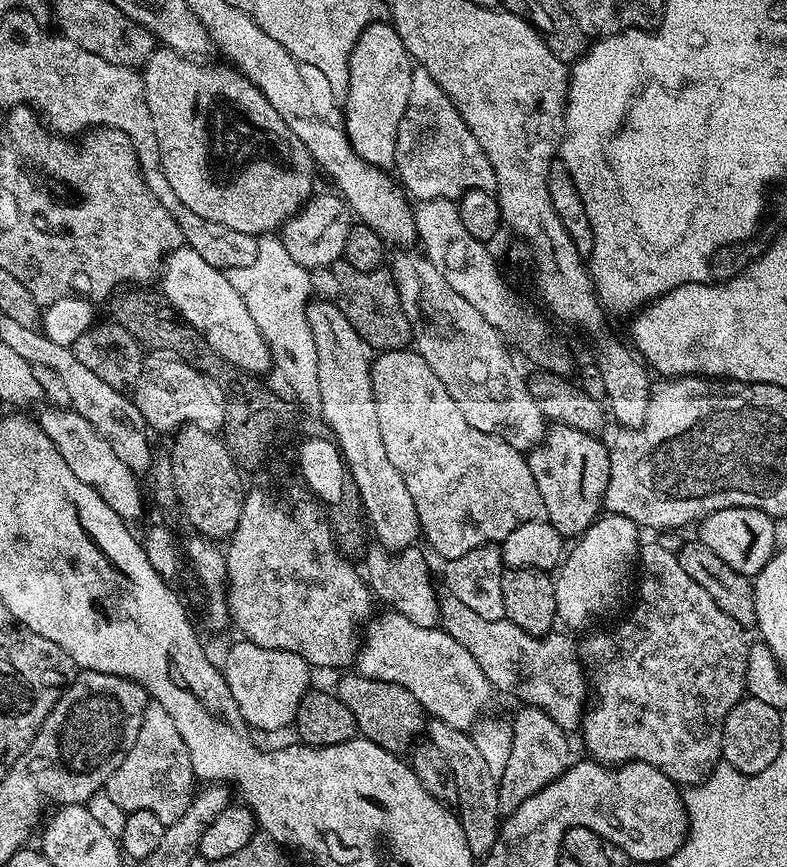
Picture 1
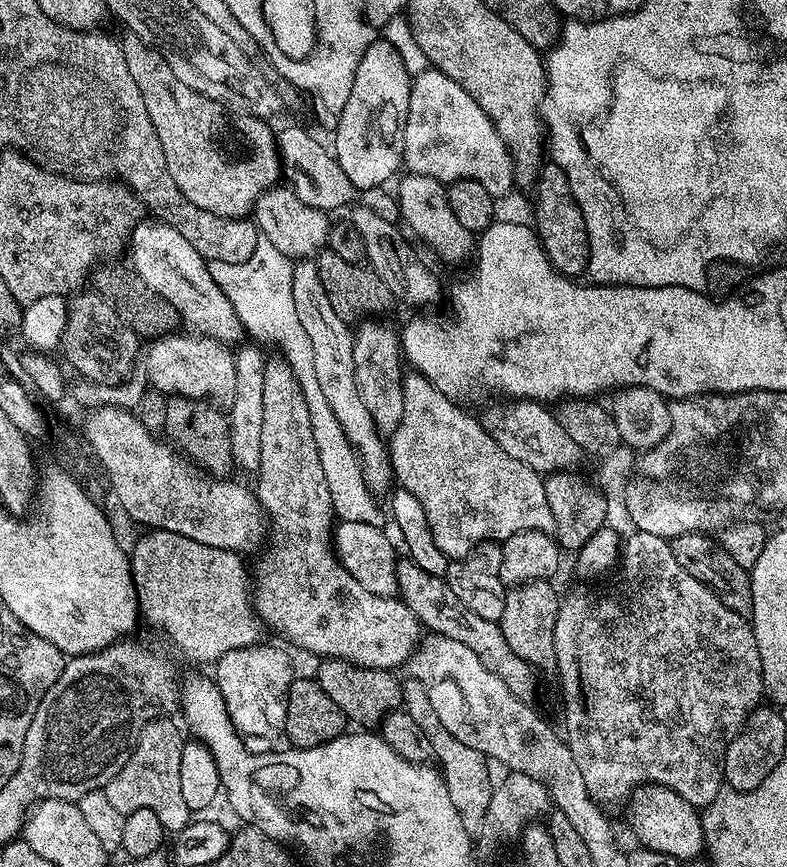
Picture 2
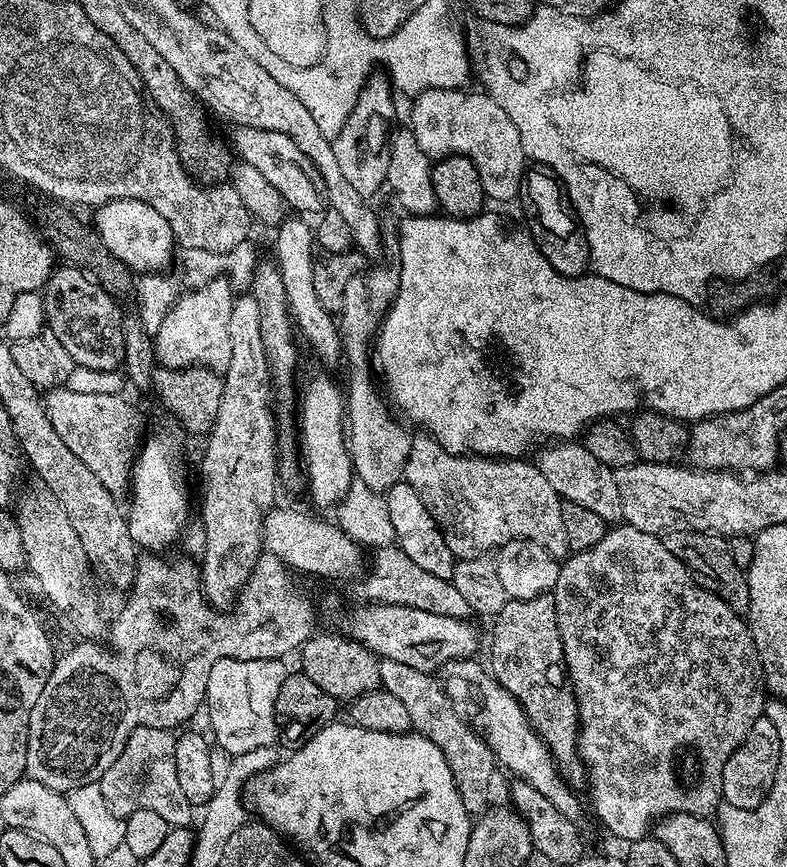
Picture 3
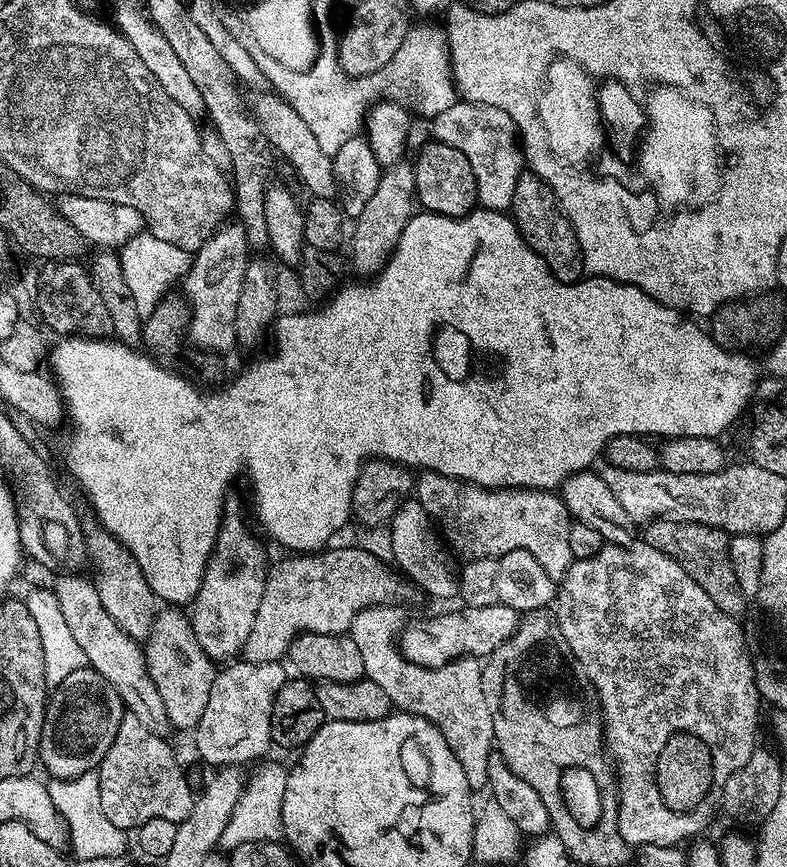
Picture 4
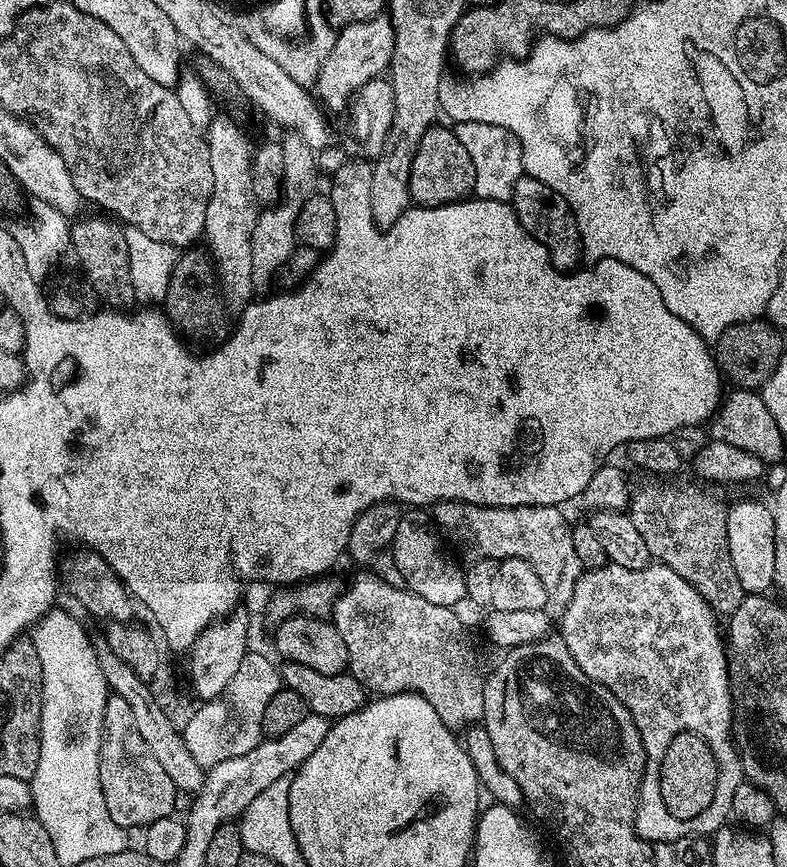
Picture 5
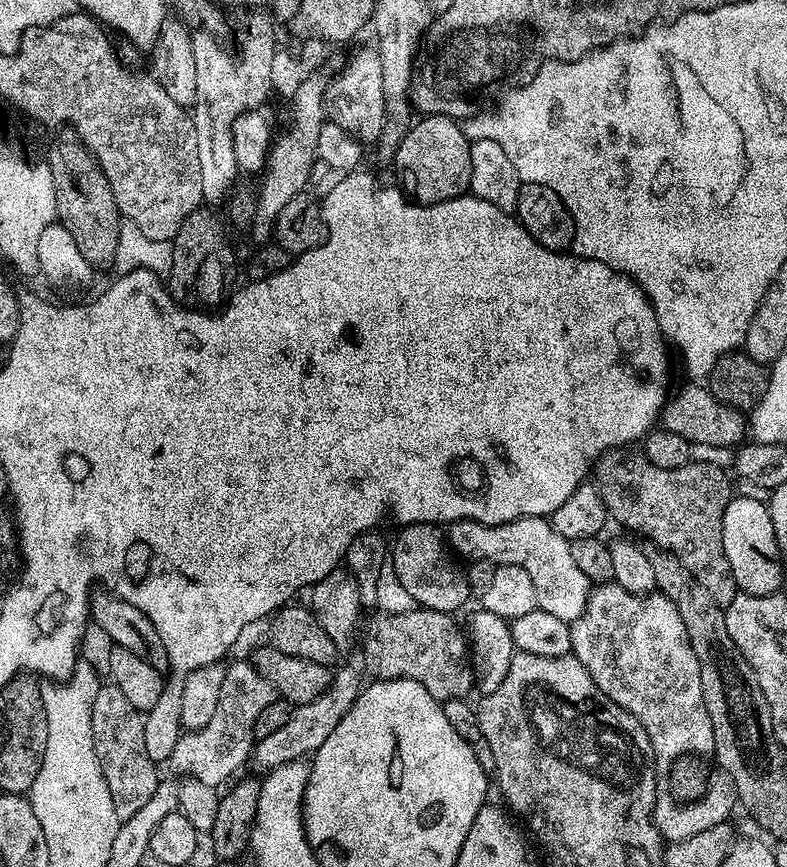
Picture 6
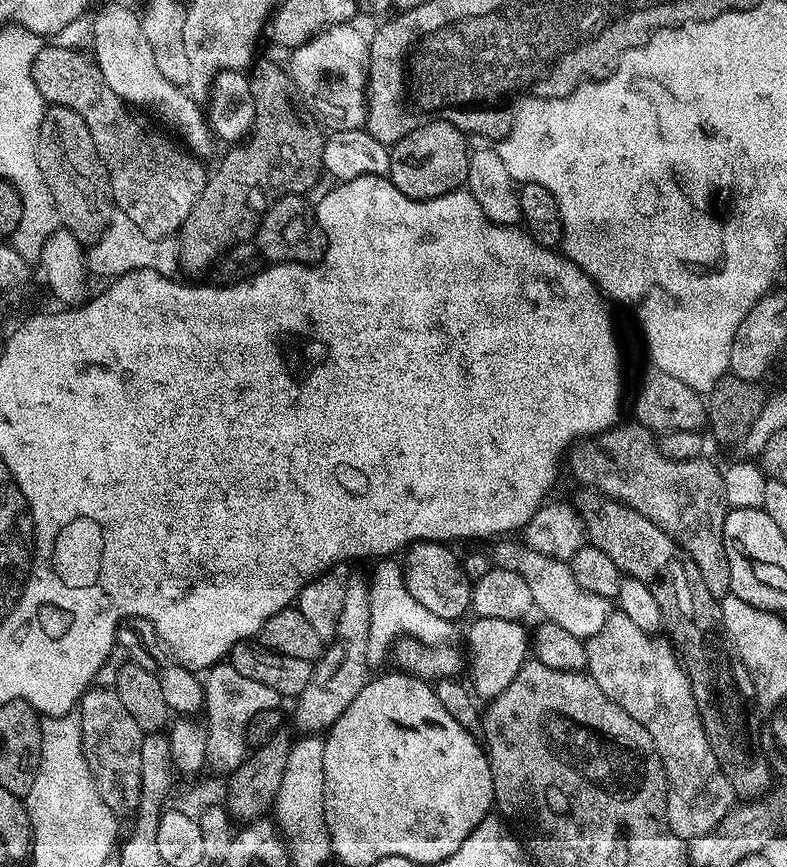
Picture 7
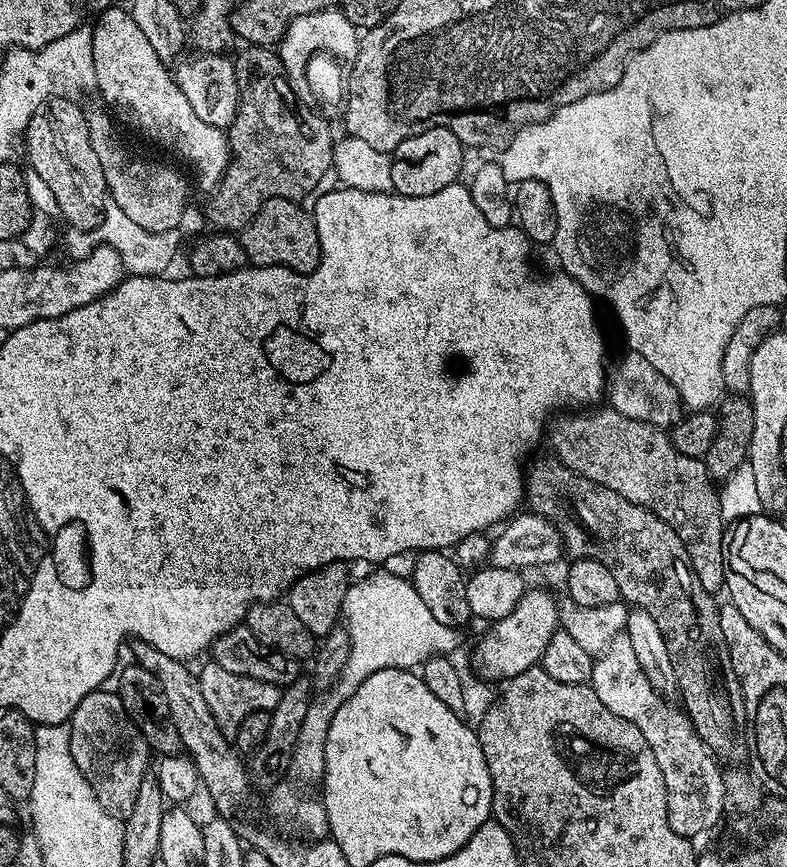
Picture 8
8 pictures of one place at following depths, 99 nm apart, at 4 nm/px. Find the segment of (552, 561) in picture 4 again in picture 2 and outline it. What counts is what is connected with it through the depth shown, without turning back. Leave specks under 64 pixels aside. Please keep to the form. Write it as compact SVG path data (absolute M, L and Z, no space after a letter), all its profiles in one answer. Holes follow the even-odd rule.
M412 370L403 382L402 418L387 441L388 457L392 460L395 483L422 502L438 550L446 557L459 558L467 556L478 544L503 542L519 532L554 533L554 514L550 514L550 502L546 502L545 477L526 466L526 462L510 458L477 417L475 420L470 413L463 412L457 401L446 398L425 376Z

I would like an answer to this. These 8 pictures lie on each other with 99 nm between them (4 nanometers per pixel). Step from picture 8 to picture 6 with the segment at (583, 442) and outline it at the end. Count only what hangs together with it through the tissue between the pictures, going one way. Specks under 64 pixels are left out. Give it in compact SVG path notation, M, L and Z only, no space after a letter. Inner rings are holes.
M632 446L612 448L601 454L594 465L594 483L600 491L605 513L611 519L613 516L622 527L629 528L632 532L641 532L646 539L653 540L659 551L678 558L678 562L682 562L682 566L686 566L686 570L694 574L706 594L710 594L710 598L714 598L714 602L721 606L734 602L738 591L734 582L734 570L730 570L730 562L726 562L726 550L722 546L722 514L726 514L726 506L734 495L728 475L725 469L718 466L691 462L678 469L662 470L661 467L654 466L643 451Z

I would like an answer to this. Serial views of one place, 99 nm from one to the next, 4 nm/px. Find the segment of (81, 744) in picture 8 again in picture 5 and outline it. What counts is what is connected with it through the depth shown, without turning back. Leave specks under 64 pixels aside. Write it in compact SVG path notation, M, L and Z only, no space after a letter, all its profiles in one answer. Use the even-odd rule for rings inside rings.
M115 694L109 695L102 719L100 781L106 810L110 810L110 818L114 818L119 828L140 830L177 811L178 793L174 782L170 782L170 774L162 770L162 762L154 758L154 750L150 750L146 738L138 732L138 722L130 702Z

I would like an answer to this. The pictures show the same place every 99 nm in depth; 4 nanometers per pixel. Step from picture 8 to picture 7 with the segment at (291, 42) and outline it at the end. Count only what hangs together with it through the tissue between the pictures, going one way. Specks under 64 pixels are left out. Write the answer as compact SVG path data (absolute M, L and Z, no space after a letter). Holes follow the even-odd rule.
M352 24L327 28L291 53L296 65L290 68L298 85L299 99L329 131L356 131L365 127L368 117L368 70L371 43Z

